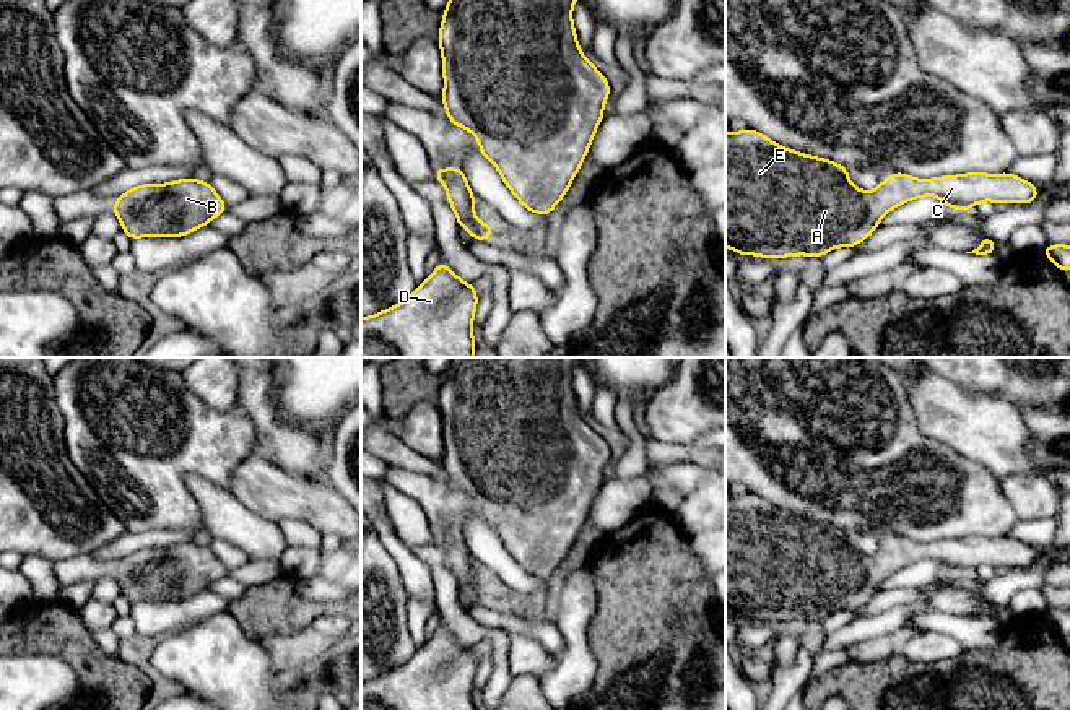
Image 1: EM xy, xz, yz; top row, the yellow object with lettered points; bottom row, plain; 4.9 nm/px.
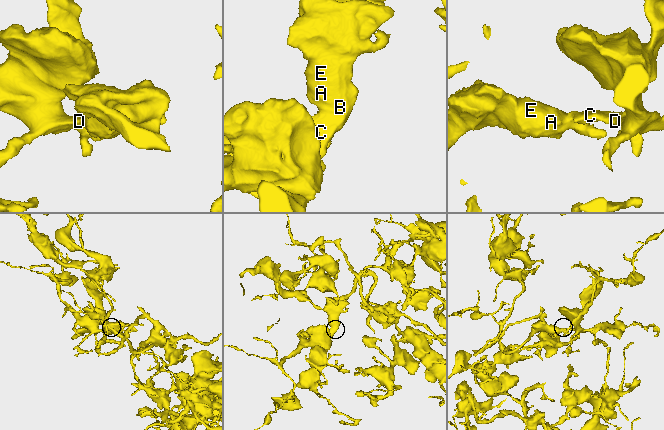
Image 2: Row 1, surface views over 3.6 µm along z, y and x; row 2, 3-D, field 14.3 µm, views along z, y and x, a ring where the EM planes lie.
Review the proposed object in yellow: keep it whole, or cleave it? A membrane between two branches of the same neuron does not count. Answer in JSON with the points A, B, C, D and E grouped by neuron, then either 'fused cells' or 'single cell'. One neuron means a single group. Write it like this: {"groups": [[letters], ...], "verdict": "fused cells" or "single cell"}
{"groups": [["A", "B", "C", "D", "E"]], "verdict": "single cell"}

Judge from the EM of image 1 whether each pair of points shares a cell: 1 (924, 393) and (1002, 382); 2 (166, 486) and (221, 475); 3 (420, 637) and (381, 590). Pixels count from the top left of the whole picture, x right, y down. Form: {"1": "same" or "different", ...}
{"1": "different", "2": "same", "3": "different"}

